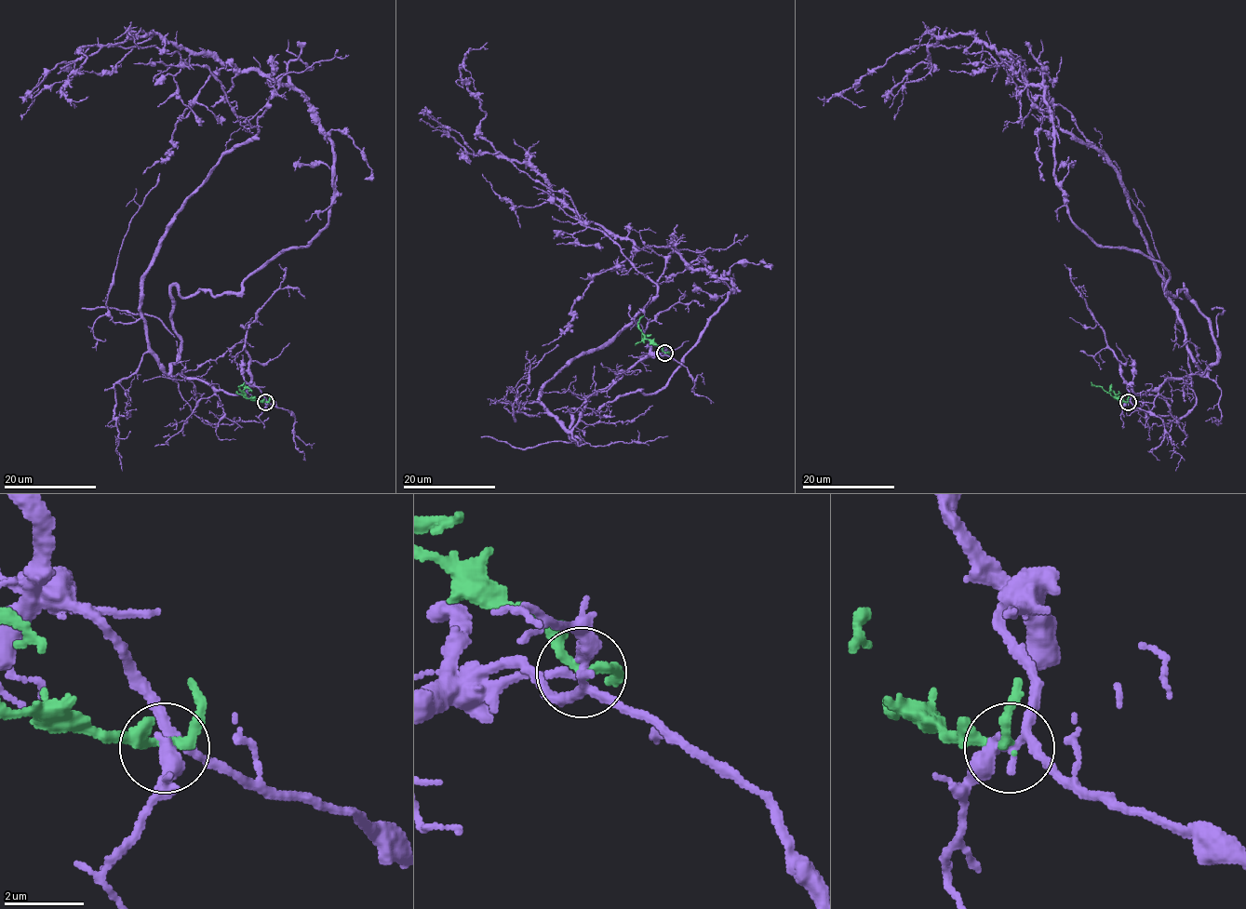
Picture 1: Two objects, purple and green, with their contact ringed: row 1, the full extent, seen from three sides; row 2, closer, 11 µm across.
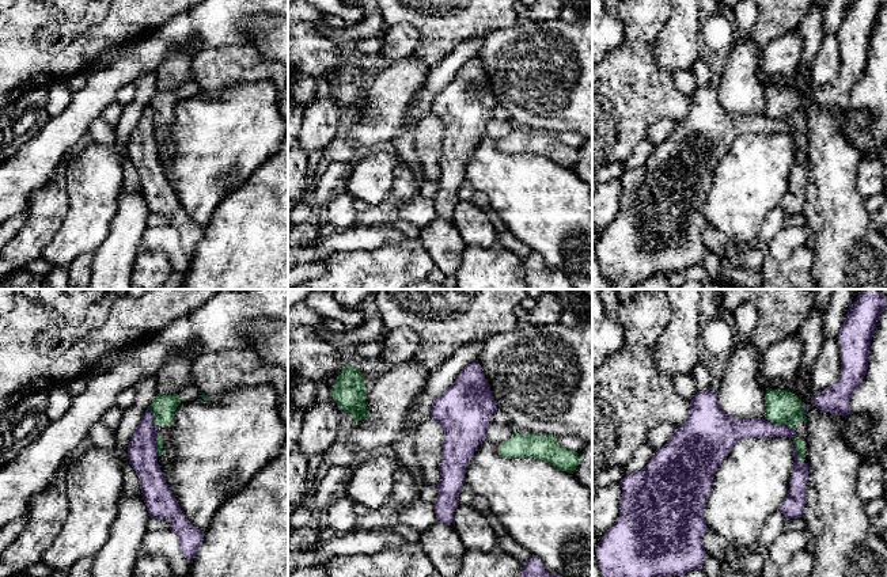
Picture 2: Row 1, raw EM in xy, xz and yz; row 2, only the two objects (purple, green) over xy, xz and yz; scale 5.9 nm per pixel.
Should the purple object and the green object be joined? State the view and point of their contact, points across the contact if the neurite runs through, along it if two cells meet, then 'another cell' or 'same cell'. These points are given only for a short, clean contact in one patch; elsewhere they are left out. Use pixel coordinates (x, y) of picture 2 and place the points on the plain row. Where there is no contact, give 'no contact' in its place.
meets purple in xy at (155, 140); another cell

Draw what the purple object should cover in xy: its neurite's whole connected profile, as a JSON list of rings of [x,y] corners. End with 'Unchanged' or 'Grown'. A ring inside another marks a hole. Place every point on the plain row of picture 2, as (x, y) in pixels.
[[[149,106],[144,107],[129,137],[128,155],[137,168],[149,212],[170,219],[170,225],[179,234],[183,251],[192,257],[204,236],[204,228],[190,220],[163,174],[158,160],[156,124],[153,110]]]. Unchanged

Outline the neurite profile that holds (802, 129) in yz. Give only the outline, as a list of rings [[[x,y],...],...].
[[[766,86],[765,102],[765,115],[788,121],[795,126],[793,138],[797,155],[807,160],[810,152],[807,113],[803,110],[799,92],[789,86]]]

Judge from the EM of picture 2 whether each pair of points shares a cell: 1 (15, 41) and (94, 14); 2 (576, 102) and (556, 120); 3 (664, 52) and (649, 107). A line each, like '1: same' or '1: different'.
1: different
2: same
3: different

